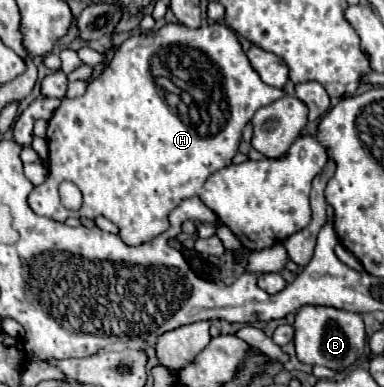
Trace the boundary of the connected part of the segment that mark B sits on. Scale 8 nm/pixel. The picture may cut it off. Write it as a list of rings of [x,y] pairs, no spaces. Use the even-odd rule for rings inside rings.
[[[308,304],[296,312],[294,330],[296,330],[294,344],[296,344],[296,354],[300,362],[320,364],[320,366],[340,370],[340,368],[350,368],[364,356],[366,332],[364,332],[364,322],[356,312],[338,310],[332,306]]]

